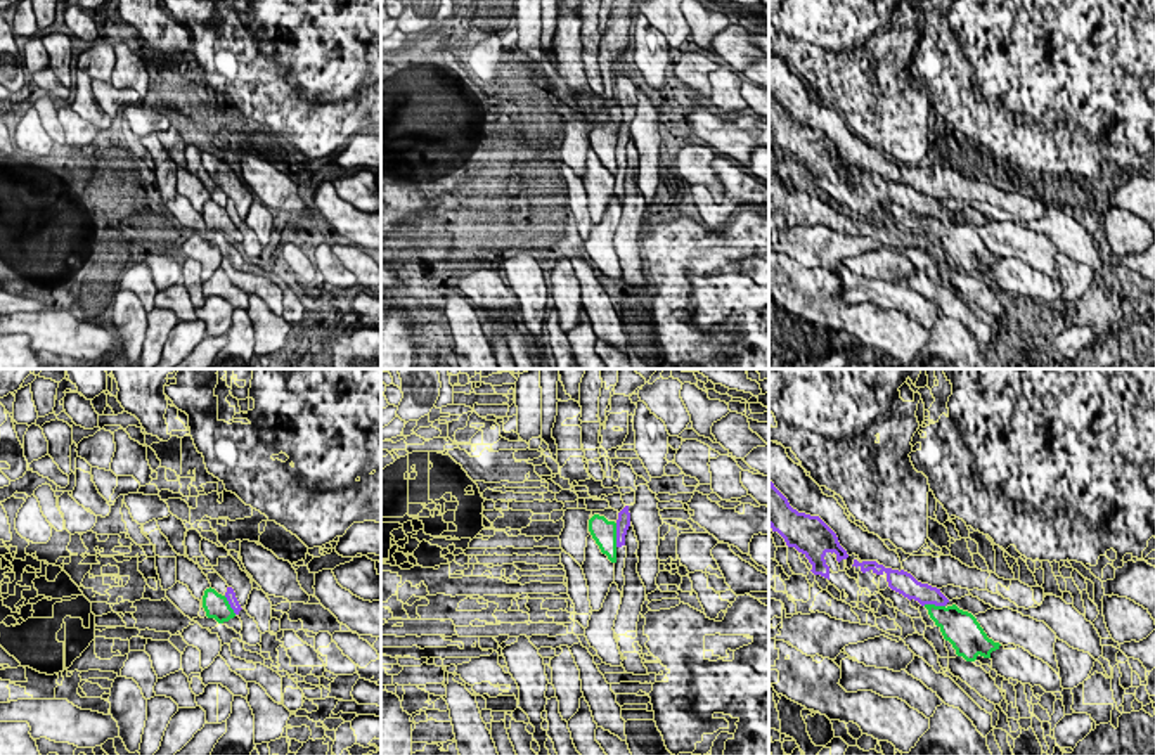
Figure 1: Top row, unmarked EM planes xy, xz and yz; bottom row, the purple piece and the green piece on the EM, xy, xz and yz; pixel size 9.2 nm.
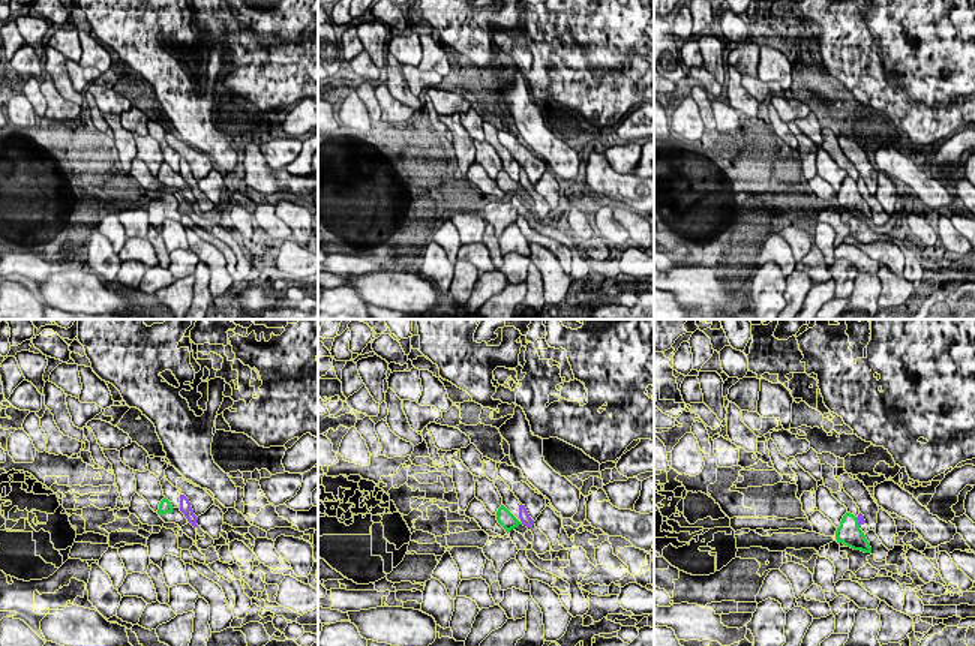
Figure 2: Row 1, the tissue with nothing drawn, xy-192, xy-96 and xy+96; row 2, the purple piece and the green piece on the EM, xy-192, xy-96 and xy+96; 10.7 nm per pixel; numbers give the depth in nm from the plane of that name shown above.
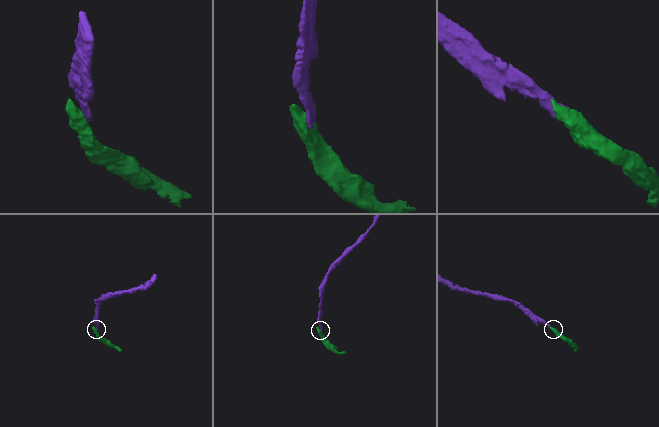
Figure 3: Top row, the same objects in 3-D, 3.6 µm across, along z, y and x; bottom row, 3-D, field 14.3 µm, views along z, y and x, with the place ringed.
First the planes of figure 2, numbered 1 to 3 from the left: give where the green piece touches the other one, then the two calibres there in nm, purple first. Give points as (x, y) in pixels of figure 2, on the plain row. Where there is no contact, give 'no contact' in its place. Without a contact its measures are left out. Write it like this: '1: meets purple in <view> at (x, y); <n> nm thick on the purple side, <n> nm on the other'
1: no contact
2: no contact
3: meets purple in xy+96 at (858, 186); 70 nm thick on the purple side, 240 nm on the other

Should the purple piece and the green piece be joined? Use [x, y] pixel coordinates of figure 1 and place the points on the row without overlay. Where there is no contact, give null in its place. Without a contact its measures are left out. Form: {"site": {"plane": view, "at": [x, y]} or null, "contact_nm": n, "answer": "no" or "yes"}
{"site": {"plane": "xz", "at": [617, 148]}, "contact_nm": 220, "answer": "no"}

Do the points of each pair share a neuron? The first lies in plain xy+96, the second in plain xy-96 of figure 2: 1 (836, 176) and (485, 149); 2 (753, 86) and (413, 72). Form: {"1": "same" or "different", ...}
{"1": "same", "2": "same"}

